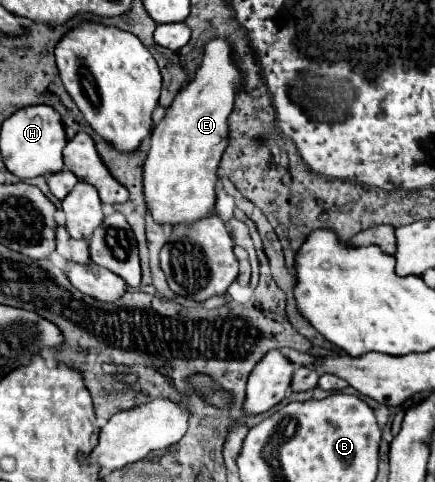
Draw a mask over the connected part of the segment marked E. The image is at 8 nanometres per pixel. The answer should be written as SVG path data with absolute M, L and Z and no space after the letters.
M215 38L205 46L205 58L197 70L197 76L193 76L193 80L175 96L163 120L155 124L151 134L151 148L143 164L143 194L147 210L157 224L193 224L201 218L207 218L215 210L217 168L227 146L227 116L233 108L237 84L241 86L241 74L231 62L231 48L223 38Z

